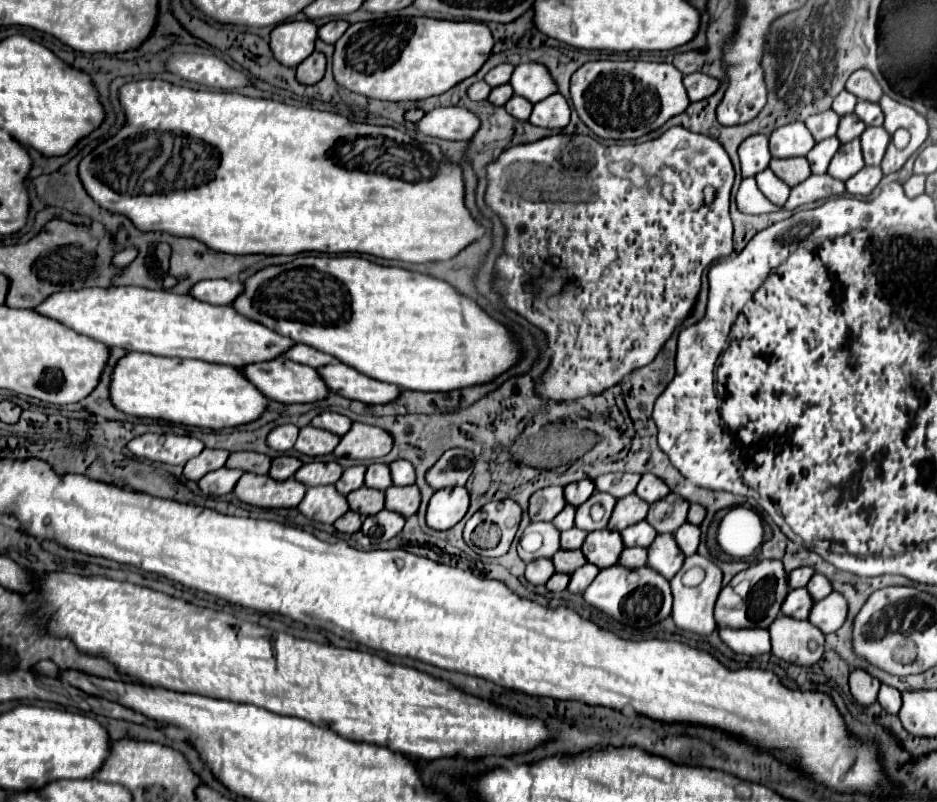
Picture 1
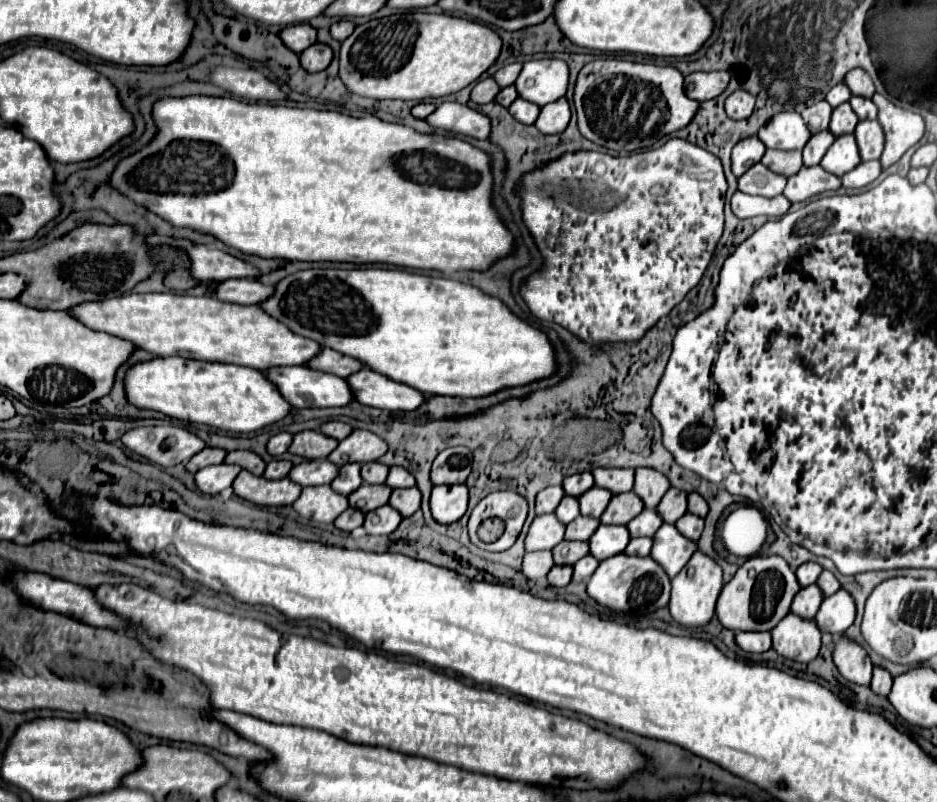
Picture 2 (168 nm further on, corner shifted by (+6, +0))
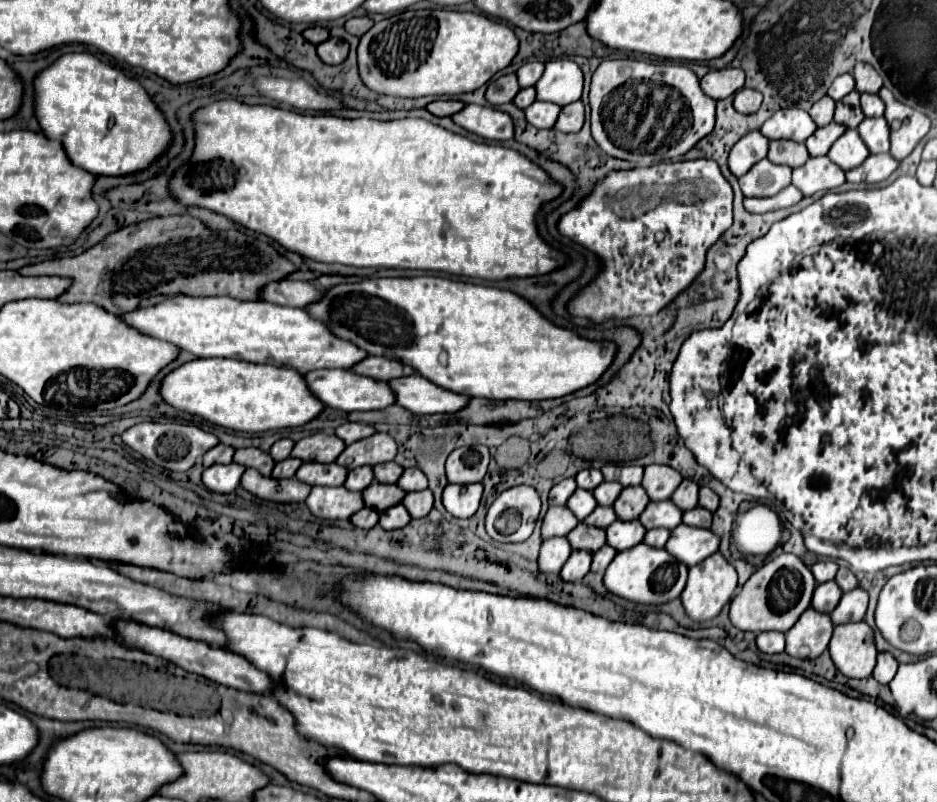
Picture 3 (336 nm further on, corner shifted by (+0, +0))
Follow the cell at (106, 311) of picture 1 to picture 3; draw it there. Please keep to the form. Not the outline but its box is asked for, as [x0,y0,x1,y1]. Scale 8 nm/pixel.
[121,296,367,374]

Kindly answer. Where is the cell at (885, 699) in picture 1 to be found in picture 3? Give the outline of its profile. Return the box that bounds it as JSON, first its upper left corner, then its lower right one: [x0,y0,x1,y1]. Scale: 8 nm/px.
[873,652,899,684]

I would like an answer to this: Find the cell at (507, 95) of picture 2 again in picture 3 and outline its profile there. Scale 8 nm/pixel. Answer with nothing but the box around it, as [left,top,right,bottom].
[515,86,535,110]

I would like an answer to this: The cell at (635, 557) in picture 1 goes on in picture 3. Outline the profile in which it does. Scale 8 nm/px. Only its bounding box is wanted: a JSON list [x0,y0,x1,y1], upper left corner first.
[643,528,671,548]

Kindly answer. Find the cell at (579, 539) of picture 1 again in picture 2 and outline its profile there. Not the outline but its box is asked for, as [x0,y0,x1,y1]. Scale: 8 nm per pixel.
[565,516,599,540]

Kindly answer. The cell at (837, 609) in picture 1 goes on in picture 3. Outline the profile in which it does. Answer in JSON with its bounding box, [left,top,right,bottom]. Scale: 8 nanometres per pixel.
[831,588,869,624]

